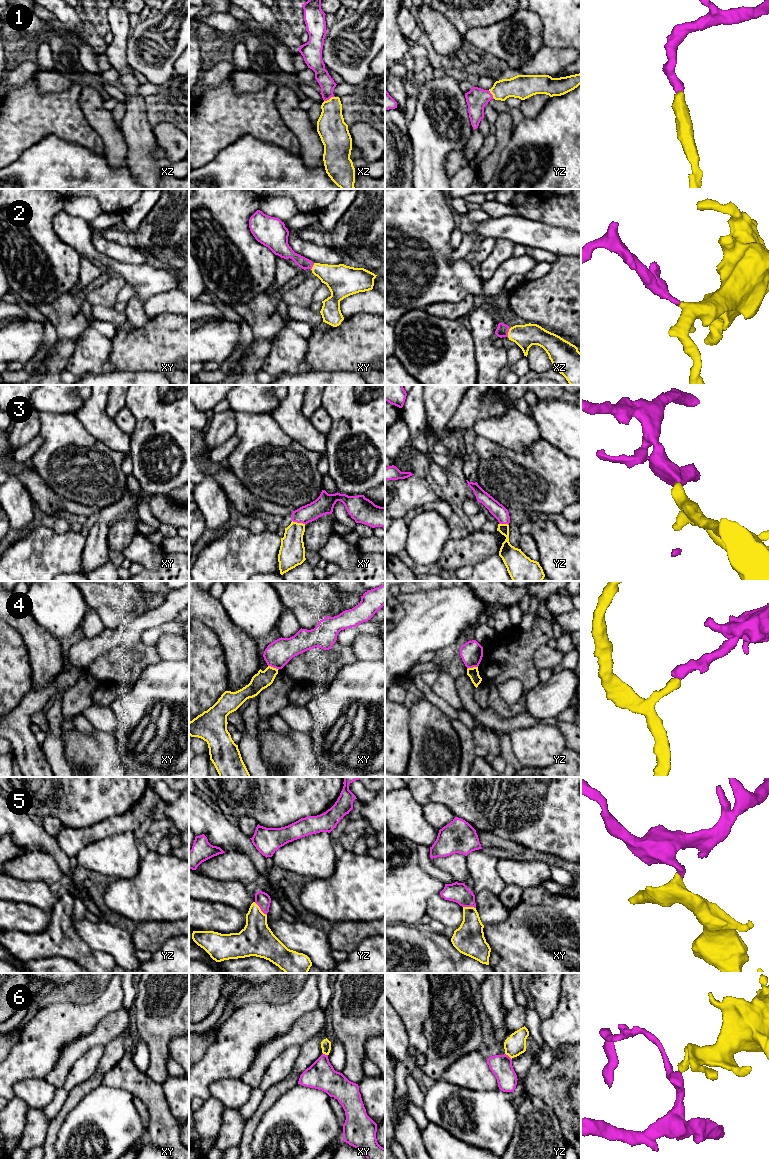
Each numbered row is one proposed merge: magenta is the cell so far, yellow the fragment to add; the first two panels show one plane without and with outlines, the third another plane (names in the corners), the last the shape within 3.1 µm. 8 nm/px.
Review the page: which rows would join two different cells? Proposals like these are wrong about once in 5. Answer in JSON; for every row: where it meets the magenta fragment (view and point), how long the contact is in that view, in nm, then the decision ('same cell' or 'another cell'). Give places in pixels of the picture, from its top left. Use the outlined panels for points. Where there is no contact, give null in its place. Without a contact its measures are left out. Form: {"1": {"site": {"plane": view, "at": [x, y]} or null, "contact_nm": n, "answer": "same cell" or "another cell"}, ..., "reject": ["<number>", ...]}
{"1": {"site": {"plane": "xz", "at": [329, 98]}, "contact_nm": 100, "answer": "same cell"}, "2": {"site": {"plane": "xz", "at": [508, 331]}, "contact_nm": 80, "answer": "same cell"}, "3": {"site": {"plane": "xy", "at": [298, 522]}, "contact_nm": 110, "answer": "same cell"}, "4": {"site": {"plane": "yz", "at": [472, 667]}, "contact_nm": 90, "answer": "another cell"}, "5": {"site": {"plane": "yz", "at": [260, 908]}, "contact_nm": 150, "answer": "same cell"}, "6": {"site": {"plane": "yz", "at": [508, 1056]}, "contact_nm": 80, "answer": "same cell"}, "reject": ["4"]}

